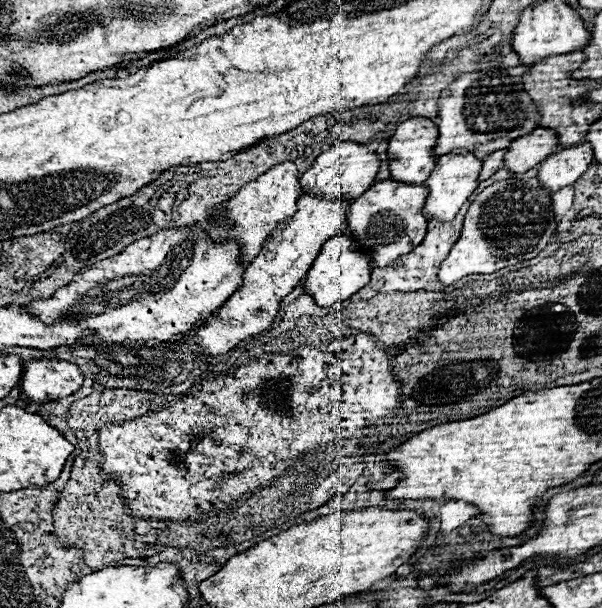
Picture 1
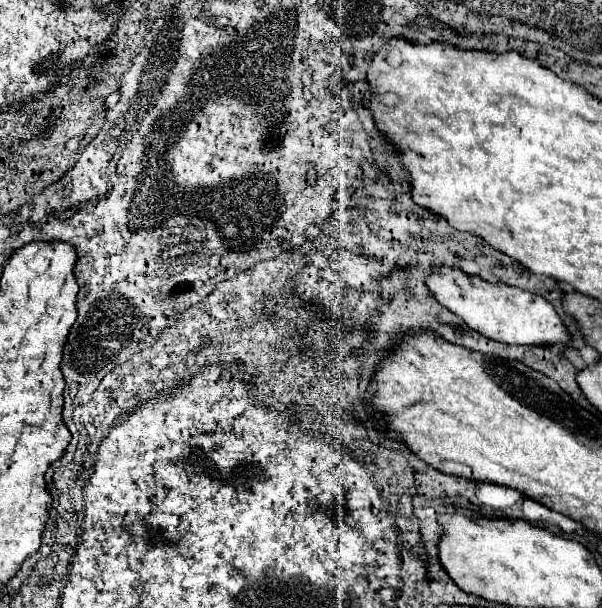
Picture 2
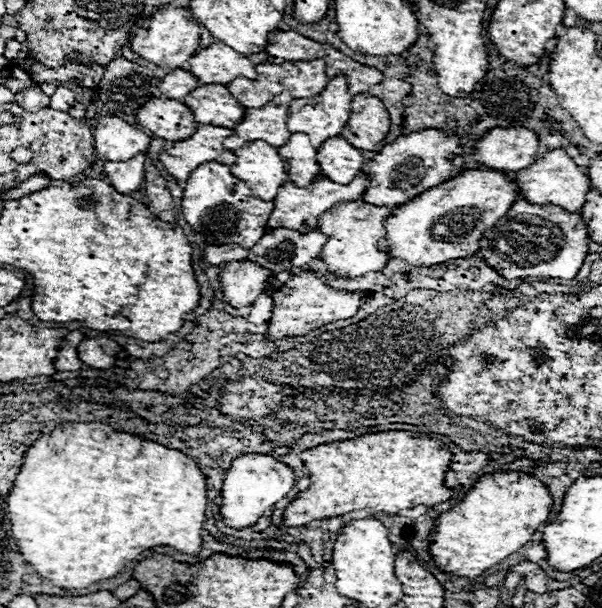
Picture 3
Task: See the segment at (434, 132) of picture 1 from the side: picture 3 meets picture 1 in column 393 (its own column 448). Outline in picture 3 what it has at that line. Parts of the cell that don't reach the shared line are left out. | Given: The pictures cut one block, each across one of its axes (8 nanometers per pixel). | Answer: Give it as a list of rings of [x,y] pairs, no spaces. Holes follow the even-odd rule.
[[[424,130],[412,136],[400,136],[392,144],[386,144],[372,160],[362,164],[362,172],[370,178],[362,200],[374,206],[396,208],[414,196],[438,186],[456,174],[460,174],[464,158],[460,156],[458,136],[448,136],[444,132]]]

